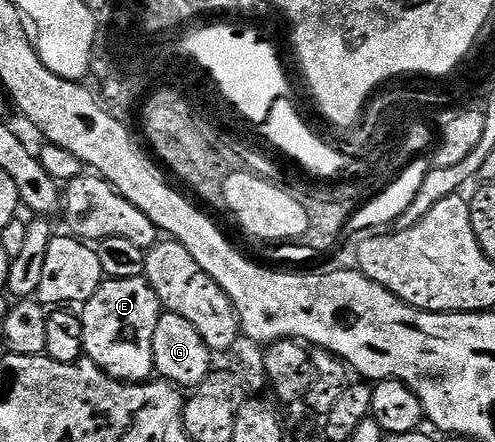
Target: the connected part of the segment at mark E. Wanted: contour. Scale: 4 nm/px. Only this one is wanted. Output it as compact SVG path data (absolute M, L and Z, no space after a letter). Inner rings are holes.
M144 278L106 279L80 309L83 352L111 378L143 384L154 375L155 322L163 309L155 290Z

